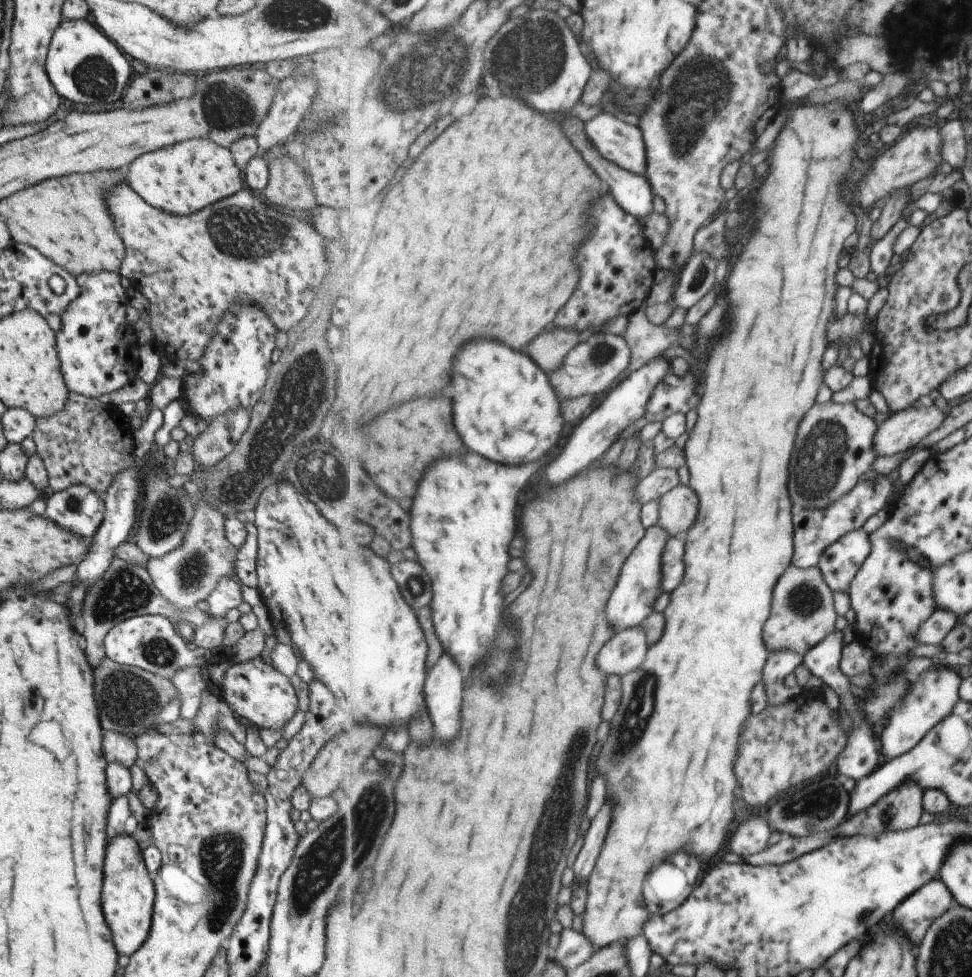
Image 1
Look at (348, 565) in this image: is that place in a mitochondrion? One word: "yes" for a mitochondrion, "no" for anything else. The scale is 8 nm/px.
no

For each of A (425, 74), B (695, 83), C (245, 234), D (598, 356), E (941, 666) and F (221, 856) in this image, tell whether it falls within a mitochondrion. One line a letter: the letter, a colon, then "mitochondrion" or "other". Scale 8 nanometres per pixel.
A: mitochondrion
B: mitochondrion
C: mitochondrion
D: mitochondrion
E: other
F: mitochondrion

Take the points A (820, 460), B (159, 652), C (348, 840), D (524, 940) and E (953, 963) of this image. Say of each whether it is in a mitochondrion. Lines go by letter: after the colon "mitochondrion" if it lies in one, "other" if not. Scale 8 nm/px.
A: mitochondrion
B: mitochondrion
C: mitochondrion
D: mitochondrion
E: mitochondrion

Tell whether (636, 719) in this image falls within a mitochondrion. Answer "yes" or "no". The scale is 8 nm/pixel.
yes

